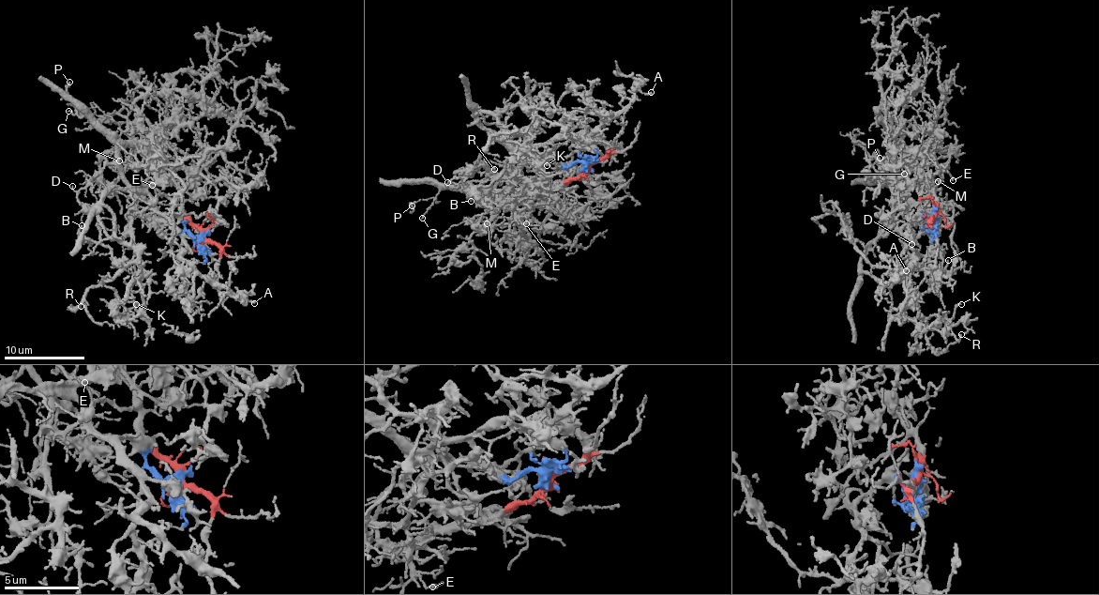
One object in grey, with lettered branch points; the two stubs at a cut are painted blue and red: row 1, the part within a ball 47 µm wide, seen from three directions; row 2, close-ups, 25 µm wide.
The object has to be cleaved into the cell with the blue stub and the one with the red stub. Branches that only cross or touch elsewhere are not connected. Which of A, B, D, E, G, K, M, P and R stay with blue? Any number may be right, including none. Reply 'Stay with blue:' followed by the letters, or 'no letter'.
Stay with blue: A, B, K, R

